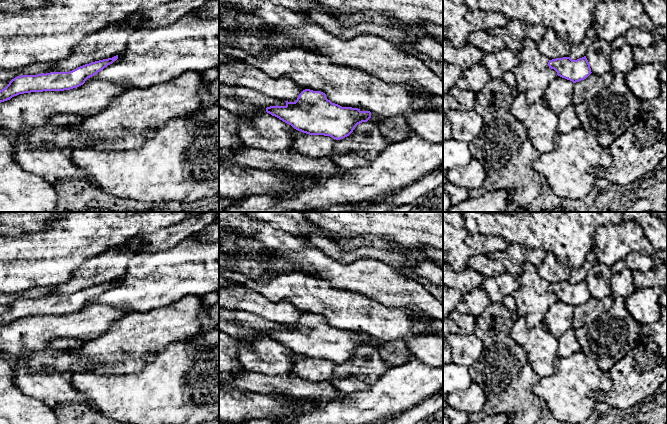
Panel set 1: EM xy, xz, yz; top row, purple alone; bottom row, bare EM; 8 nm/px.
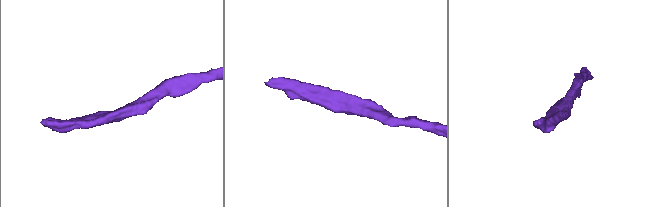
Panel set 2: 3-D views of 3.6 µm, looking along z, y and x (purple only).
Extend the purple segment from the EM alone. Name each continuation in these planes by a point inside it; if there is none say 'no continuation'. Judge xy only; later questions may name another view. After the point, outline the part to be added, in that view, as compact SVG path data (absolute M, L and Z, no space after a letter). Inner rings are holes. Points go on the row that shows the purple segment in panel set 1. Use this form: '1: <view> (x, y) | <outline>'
no continuation

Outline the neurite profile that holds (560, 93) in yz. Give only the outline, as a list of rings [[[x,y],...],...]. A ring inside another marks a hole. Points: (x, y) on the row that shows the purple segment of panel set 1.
[[[557,76],[550,83],[543,98],[548,102],[550,108],[558,114],[572,103],[574,98],[574,83]]]

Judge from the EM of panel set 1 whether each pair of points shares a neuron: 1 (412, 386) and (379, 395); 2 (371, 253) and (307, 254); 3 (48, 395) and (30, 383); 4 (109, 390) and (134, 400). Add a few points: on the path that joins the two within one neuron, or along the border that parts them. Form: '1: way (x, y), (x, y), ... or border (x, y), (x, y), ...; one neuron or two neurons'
1: way (404, 387), (387, 395); one neuron
2: border (305, 246), (319, 248), (325, 254), (347, 262); two neurons
3: way (44, 391), (37, 384), (34, 384); one neuron
4: way (115, 396), (128, 398); one neuron

